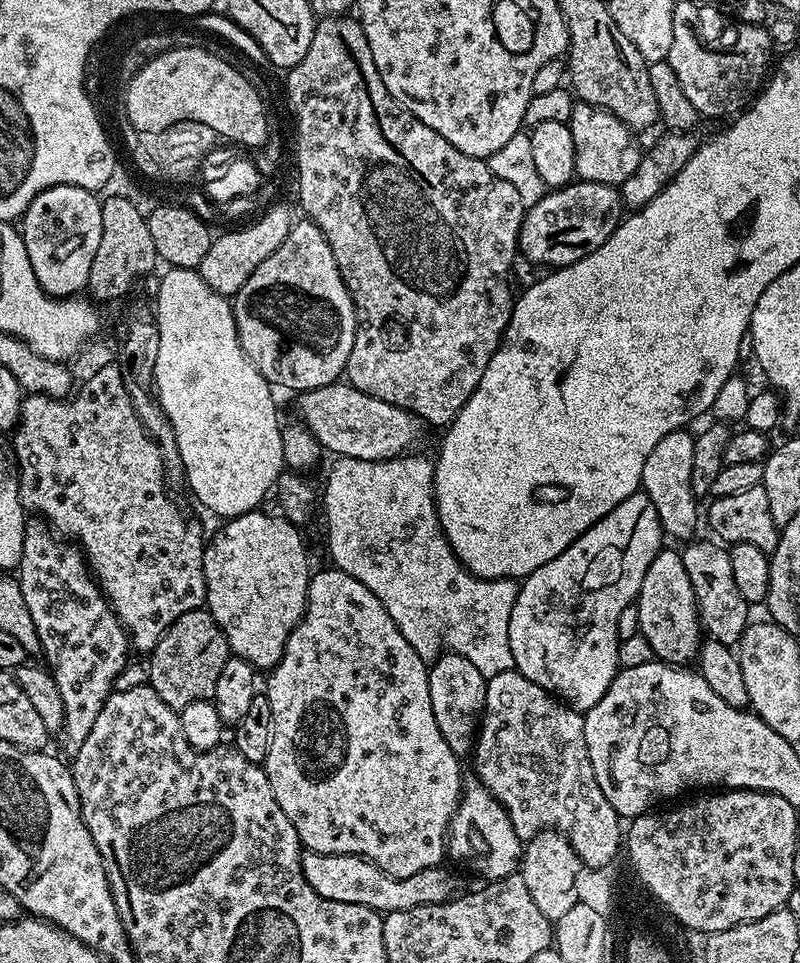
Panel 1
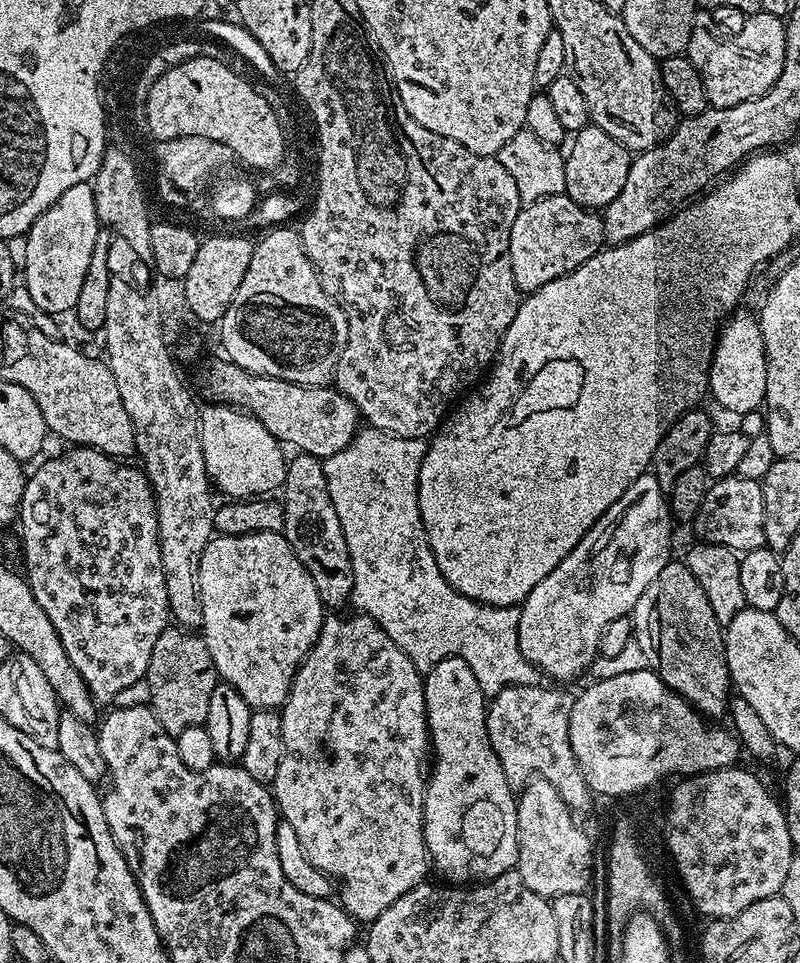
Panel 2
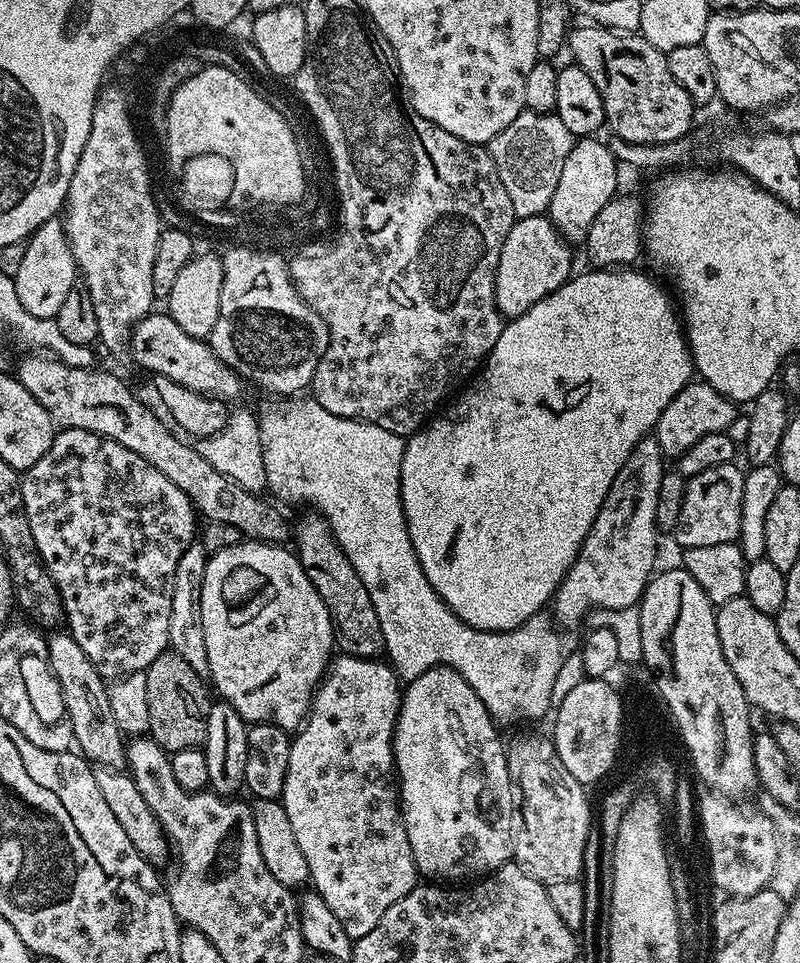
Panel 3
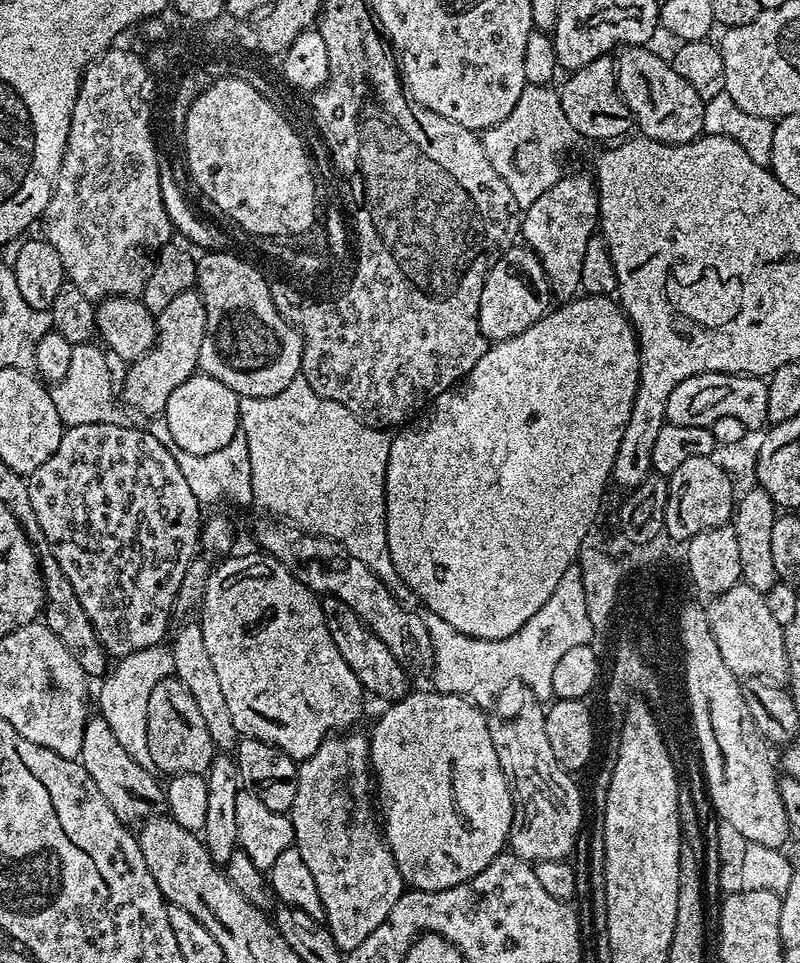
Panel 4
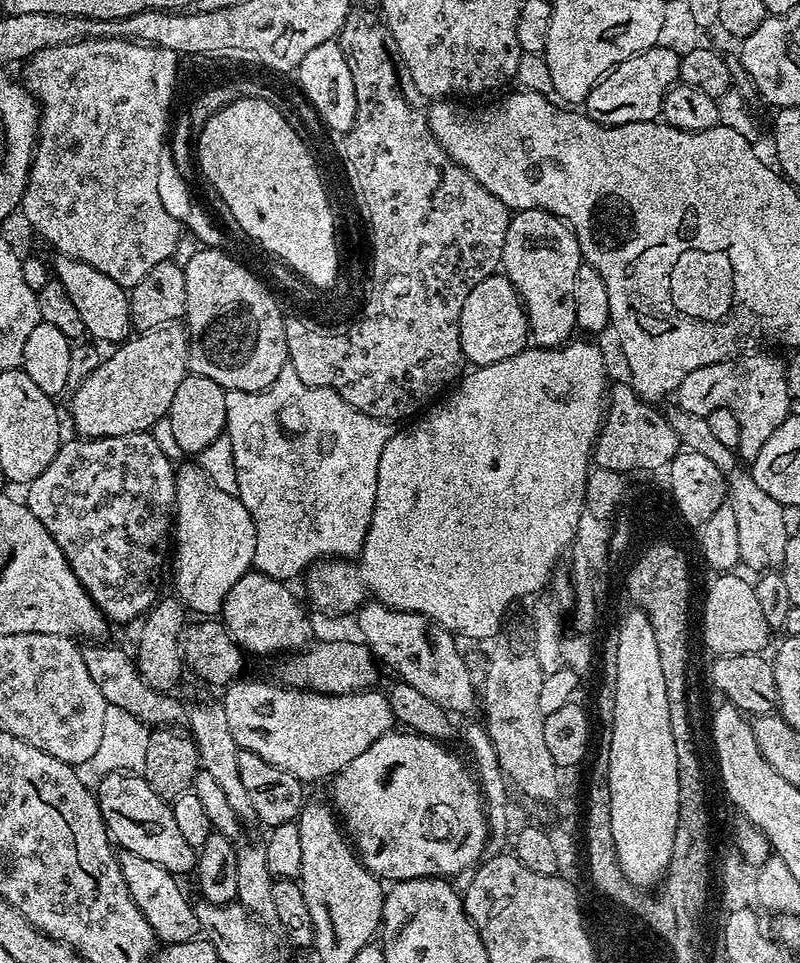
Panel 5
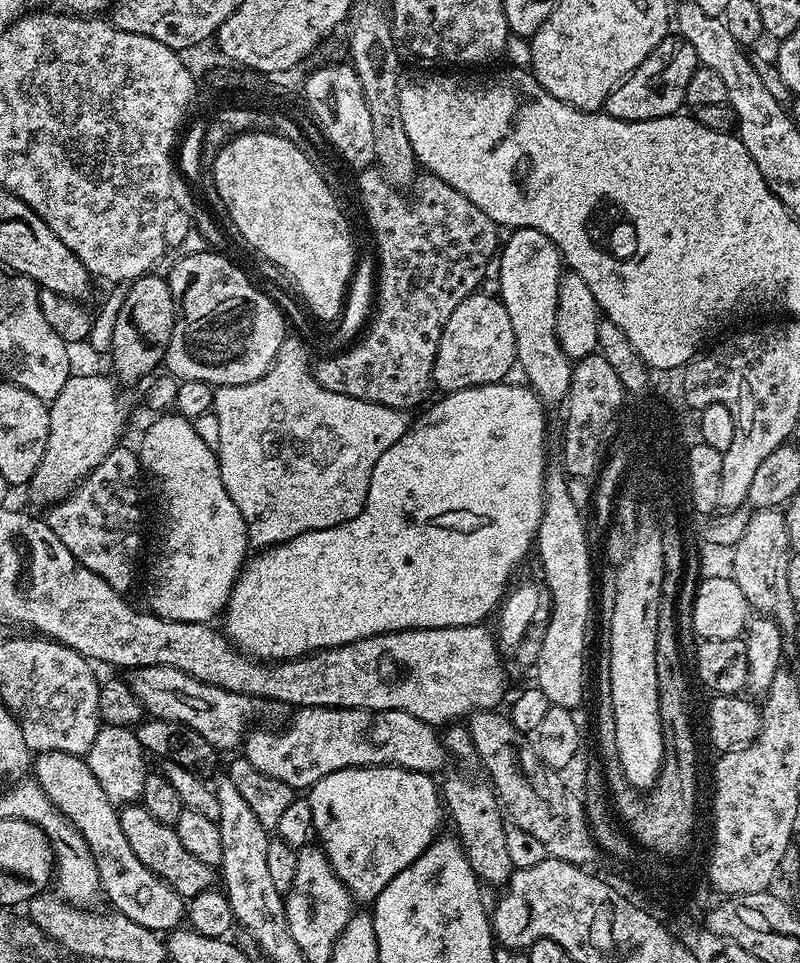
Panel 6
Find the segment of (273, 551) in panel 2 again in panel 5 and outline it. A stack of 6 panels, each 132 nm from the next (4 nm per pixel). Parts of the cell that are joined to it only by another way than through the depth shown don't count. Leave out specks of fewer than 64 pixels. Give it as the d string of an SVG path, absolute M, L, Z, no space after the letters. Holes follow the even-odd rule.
M249 570L245 576L238 578L238 582L234 582L224 600L222 623L245 653L257 652L260 656L267 652L287 654L305 647L313 639L312 624L299 598L288 588L291 587L285 581L275 580L255 570ZM237 679L223 689L222 703L226 710L226 722L230 722L230 734L234 734L234 742L240 749L254 750L258 758L266 758L270 766L278 766L278 770L286 770L299 780L327 781L350 766L350 762L354 762L362 750L370 750L370 746L378 742L382 734L393 731L394 717L383 691L365 690L327 696L321 692L281 686L276 682L267 684L264 680L244 679Z

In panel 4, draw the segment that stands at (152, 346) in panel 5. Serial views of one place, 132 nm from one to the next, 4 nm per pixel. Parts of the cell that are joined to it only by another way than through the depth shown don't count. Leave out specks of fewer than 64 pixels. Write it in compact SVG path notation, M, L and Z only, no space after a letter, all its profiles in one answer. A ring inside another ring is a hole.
M193 290L191 292L183 292L182 294L178 294L178 298L173 298L170 302L170 306L166 306L166 310L162 310L156 316L156 342L152 349L147 352L145 356L142 358L138 358L137 360L131 361L127 365L128 373L124 376L124 396L122 392L122 400L125 405L129 404L130 407L133 408L136 412L141 412L144 415L144 418L151 418L161 415L165 406L170 399L170 394L173 393L178 386L182 385L182 382L186 382L191 376L195 375L198 372L198 365L200 362L200 351L202 350L202 338L206 334L206 306L202 302L202 298L200 297L199 291Z

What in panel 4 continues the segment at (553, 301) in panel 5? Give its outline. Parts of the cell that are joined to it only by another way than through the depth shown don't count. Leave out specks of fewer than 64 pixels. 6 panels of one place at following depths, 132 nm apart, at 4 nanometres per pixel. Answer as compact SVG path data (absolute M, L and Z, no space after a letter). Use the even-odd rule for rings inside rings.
M569 174L561 175L558 182L554 182L554 186L550 186L550 190L546 190L546 194L541 194L534 202L534 206L523 209L522 219L520 222L520 236L523 243L531 248L532 252L542 262L542 266L546 270L546 278L548 279L548 287L551 288L553 297L557 301L567 302L581 291L580 279L582 278L582 257L586 255L586 242L590 242L590 238L594 235L598 228L598 221L600 219L600 197L598 189L591 179L583 180L580 176L568 176Z

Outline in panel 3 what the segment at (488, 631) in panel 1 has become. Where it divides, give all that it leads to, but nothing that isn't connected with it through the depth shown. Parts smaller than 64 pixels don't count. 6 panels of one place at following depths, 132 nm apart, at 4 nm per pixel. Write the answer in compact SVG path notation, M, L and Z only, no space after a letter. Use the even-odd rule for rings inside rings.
M304 398L281 399L276 402L280 404L272 404L264 413L259 413L267 491L273 492L277 501L308 504L304 506L311 506L328 523L338 546L342 546L346 558L350 558L354 570L358 570L358 578L362 578L362 586L366 586L370 602L374 602L374 610L378 610L378 626L382 626L386 660L396 675L401 681L407 682L431 668L452 668L462 674L466 682L470 682L488 713L497 722L536 720L547 712L549 715L552 708L551 690L563 660L570 655L569 649L564 649L559 636L561 633L554 627L553 621L547 615L537 614L509 632L483 632L462 622L462 618L458 618L458 614L446 606L434 586L430 586L410 542L400 485L405 437L390 434L390 430L382 430L382 426L374 426L364 420L330 414L330 410L323 408L317 400L300 399Z

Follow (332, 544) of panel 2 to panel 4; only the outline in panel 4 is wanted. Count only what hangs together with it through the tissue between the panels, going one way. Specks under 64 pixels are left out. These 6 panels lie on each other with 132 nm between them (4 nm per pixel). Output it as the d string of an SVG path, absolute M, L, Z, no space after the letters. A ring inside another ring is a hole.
M325 595L320 600L320 605L326 622L326 630L330 630L330 638L334 638L334 646L338 646L338 654L342 654L346 666L350 666L350 670L354 670L354 678L358 678L365 693L369 697L377 696L378 699L384 700L383 702L400 700L403 696L408 695L410 691L409 673L404 665L398 662L398 658L394 658L394 654L390 654L386 642L382 642L382 638L378 638L378 634L374 634L368 629L358 618L358 614L354 614L354 610L350 610L350 606L346 606L346 602Z

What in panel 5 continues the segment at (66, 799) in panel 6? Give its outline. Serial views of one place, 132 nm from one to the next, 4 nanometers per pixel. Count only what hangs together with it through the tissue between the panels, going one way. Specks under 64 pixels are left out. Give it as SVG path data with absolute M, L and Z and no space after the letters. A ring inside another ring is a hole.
M121 851L119 857L126 890L130 890L130 898L134 900L138 910L142 910L142 918L150 922L157 941L167 945L195 940L200 932L200 923L193 901L188 901L187 894L180 889L180 884L176 881L179 879L162 866L154 866L154 862L146 862L146 858L138 858L138 854Z

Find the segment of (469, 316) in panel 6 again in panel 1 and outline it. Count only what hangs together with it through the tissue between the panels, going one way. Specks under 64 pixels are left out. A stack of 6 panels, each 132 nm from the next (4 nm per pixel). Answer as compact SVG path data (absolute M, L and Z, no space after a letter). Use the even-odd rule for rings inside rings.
M577 179L565 188L549 191L524 213L520 227L519 251L532 264L545 264L545 269L565 268L567 264L586 258L614 234L625 215L619 187L602 182Z

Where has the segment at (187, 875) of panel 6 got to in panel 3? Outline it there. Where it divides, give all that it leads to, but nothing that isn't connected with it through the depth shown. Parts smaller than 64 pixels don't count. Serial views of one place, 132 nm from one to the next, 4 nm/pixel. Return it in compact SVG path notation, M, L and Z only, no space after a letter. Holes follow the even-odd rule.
M53 631L47 641L48 661L62 690L62 698L72 727L72 739L79 755L93 765L108 764L112 768L123 769L126 764L126 737L120 731L114 713L110 710L105 677L100 675L94 662L86 658L82 646L78 646L78 642L74 642L74 638L67 631Z

